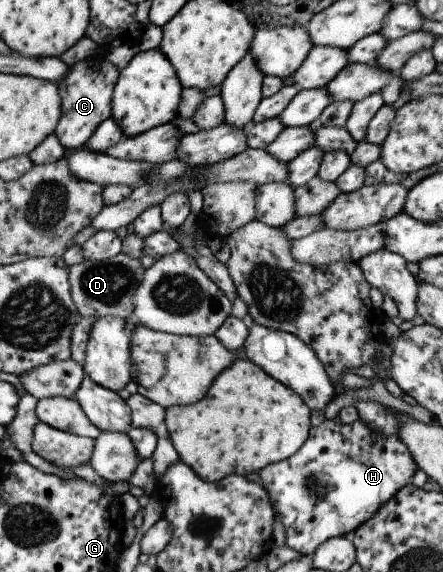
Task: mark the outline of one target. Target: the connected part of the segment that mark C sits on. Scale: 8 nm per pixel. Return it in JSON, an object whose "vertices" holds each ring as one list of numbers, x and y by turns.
{"vertices":[[98,49,70,66,70,73,57,83,60,94,61,116,53,134,67,151,85,146,93,131,111,117,111,101,118,70,105,60,105,51]]}

